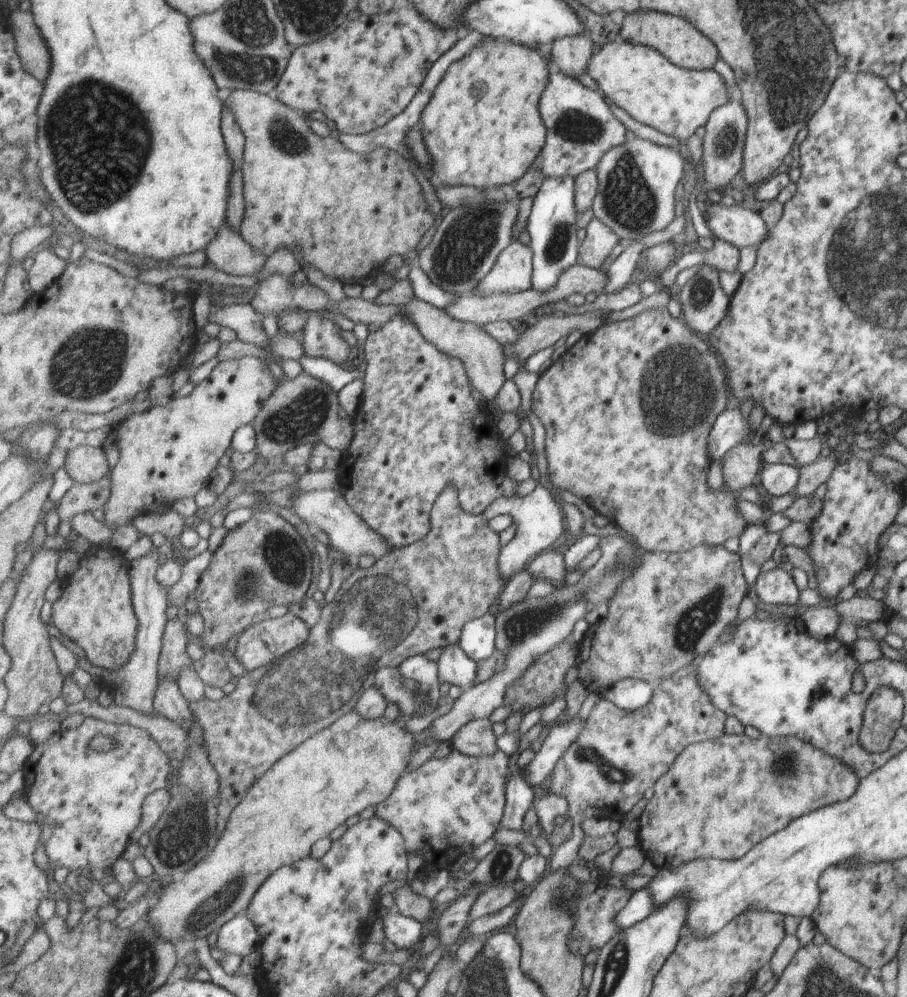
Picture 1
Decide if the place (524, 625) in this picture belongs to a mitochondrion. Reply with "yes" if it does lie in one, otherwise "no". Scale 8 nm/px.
yes

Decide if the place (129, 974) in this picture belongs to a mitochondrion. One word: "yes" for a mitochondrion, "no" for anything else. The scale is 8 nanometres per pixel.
yes

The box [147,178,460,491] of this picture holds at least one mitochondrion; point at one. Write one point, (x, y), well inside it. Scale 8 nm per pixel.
(309, 409)

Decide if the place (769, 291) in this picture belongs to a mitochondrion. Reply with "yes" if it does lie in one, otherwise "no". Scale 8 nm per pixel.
no

